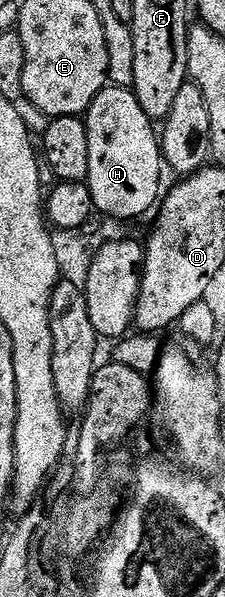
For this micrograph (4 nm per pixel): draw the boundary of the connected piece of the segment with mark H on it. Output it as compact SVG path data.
M110 84L104 86L87 109L85 121L89 132L89 172L86 184L91 189L95 210L108 214L111 218L139 218L147 213L150 215L161 198L159 185L163 182L165 163L156 123L145 112L145 108L141 108L134 89Z

